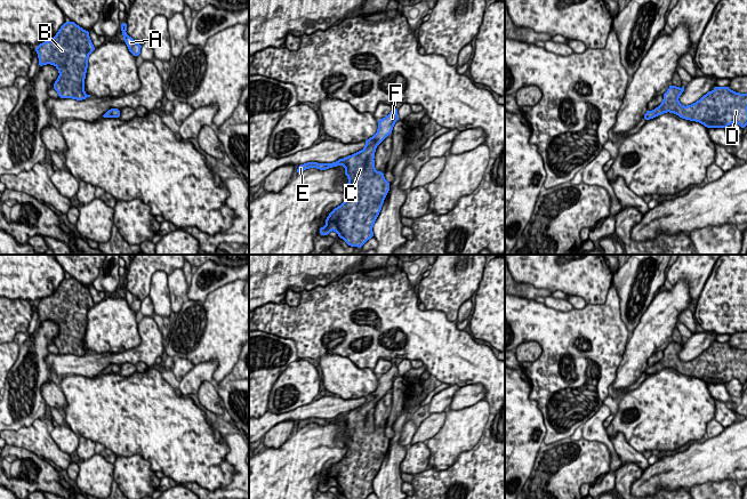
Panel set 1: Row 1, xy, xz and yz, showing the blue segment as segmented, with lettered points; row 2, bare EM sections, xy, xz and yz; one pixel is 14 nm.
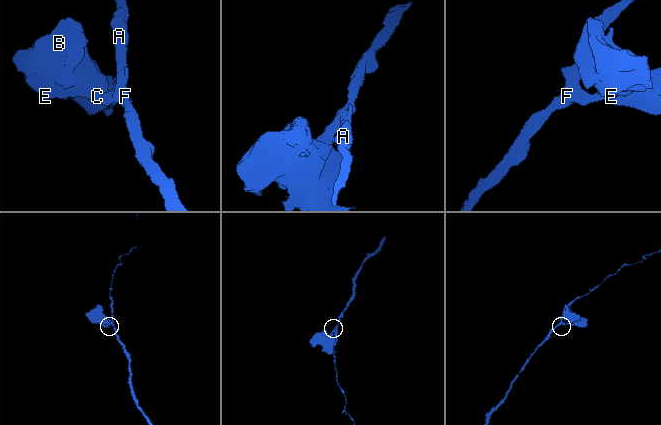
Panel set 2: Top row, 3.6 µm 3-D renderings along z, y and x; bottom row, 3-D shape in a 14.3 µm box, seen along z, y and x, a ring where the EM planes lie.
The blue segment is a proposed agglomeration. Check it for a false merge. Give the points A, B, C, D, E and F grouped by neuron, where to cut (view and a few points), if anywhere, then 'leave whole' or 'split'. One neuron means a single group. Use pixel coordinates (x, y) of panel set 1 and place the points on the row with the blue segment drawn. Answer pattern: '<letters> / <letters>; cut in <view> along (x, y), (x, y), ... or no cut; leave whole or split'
A B C D E F; no cut; leave whole

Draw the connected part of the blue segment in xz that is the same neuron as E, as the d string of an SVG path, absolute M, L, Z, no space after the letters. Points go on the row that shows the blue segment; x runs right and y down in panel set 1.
M393 106L387 116L378 120L376 135L366 140L362 151L332 163L307 162L298 167L297 174L308 168L326 170L344 166L344 172L350 179L345 186L346 199L329 214L326 226L320 227L321 235L327 236L329 232L335 231L348 246L358 248L374 238L374 223L389 191L389 183L385 180L384 172L375 169L374 158L376 147L392 134L396 121L397 108Z

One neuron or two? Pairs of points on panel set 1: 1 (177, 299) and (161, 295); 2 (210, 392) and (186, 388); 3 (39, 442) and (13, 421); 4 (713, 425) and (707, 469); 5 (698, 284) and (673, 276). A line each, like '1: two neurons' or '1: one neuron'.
1: two neurons
2: two neurons
3: two neurons
4: two neurons
5: one neuron

